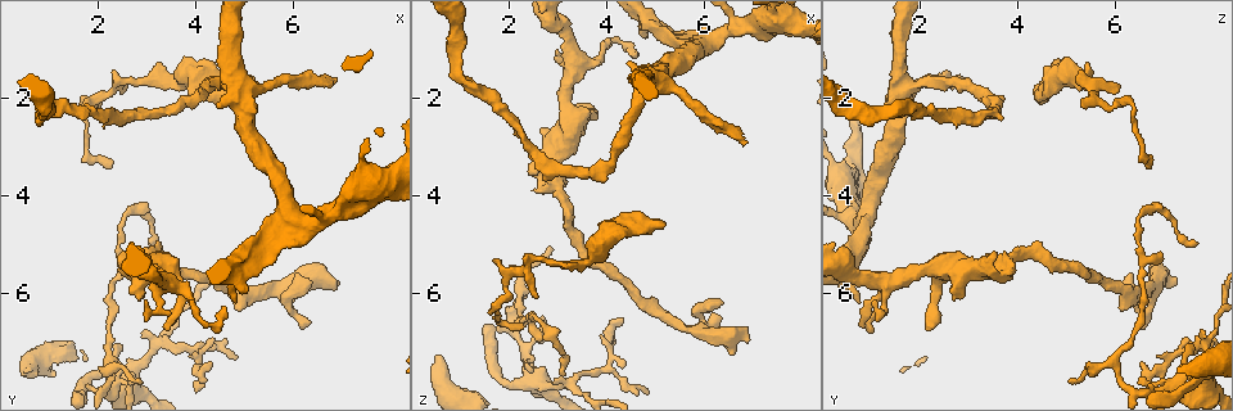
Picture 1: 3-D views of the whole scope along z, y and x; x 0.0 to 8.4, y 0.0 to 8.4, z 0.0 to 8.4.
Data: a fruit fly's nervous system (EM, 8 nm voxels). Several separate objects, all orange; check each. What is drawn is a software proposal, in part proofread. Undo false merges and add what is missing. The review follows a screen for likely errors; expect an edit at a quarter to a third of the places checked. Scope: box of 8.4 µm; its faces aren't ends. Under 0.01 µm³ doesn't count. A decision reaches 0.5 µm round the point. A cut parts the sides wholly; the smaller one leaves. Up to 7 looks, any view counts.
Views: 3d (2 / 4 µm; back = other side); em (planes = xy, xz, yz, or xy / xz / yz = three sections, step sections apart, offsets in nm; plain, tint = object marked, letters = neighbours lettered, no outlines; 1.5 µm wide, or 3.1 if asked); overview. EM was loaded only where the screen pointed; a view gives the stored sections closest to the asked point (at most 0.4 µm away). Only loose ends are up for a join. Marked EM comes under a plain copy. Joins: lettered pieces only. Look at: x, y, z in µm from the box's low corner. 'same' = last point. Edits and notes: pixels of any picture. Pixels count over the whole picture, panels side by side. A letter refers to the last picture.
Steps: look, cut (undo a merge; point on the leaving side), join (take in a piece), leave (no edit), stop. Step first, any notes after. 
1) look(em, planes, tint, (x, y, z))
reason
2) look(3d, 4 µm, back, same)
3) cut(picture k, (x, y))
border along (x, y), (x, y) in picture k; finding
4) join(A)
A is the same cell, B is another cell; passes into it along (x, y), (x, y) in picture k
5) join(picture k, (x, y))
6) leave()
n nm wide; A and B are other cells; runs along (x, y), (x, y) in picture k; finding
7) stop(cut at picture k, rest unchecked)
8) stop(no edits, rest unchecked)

look(em, planes, letters, (0.70, 7.55, 7.25))
free end

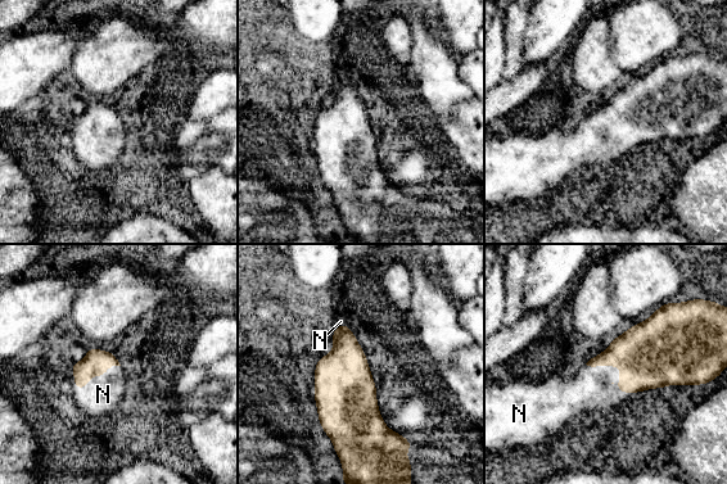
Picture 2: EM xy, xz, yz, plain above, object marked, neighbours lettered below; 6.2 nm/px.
join(N)
N is the same cell; passes into it along (654, 353), (619, 367), (588, 390) in picture 2; the neuron continues

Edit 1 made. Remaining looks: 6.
look(em, planes, tint, (2.90, 7.75, 5.10))
branch stops here

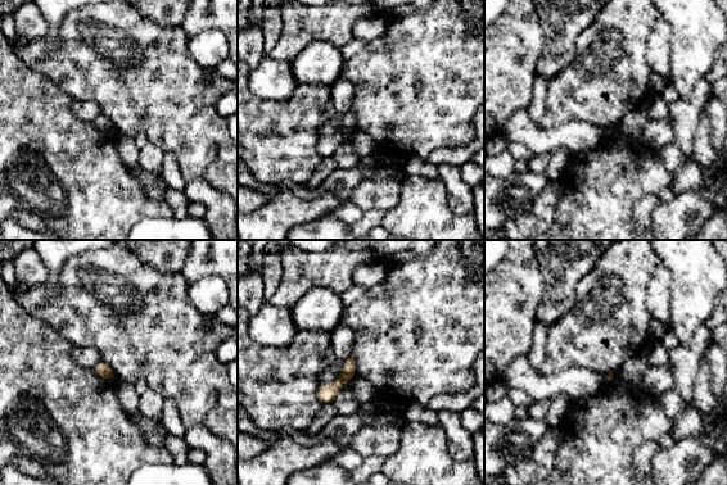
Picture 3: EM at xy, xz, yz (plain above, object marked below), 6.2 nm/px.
look(em, planes, letters, same)
see the neighbours

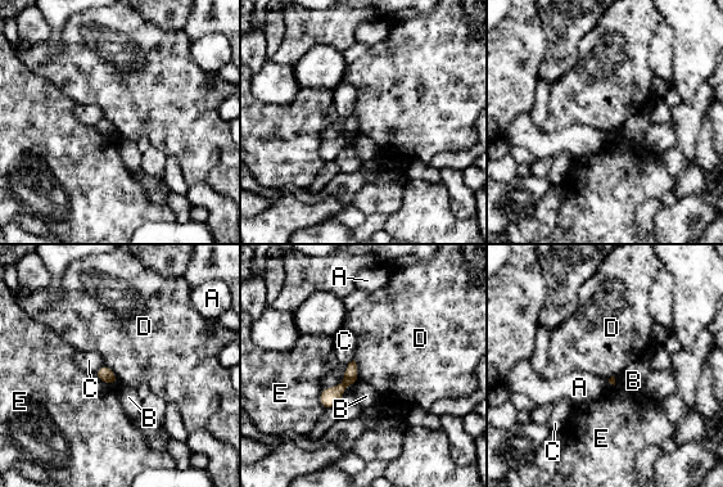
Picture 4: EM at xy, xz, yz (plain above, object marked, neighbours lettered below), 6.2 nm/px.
leave()
A, B, C, D and E are other cells; border along (353, 360), (357, 368), (358, 382) in picture 4; no lettered piece goes on from it

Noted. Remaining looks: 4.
look(em, 3.1 µm, xz, step 16, letters, (3.40, 6.75, 2.10))
an open end

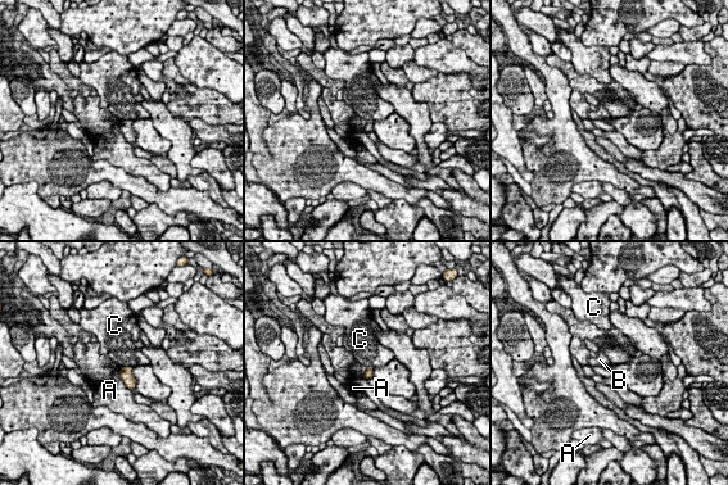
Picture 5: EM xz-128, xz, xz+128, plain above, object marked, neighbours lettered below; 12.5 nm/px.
leave()
120 nm wide; A touches over 340 nm; A, B and C are other cells; none of them fits

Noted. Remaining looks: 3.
stop(join at picture 2, rest unchecked)

